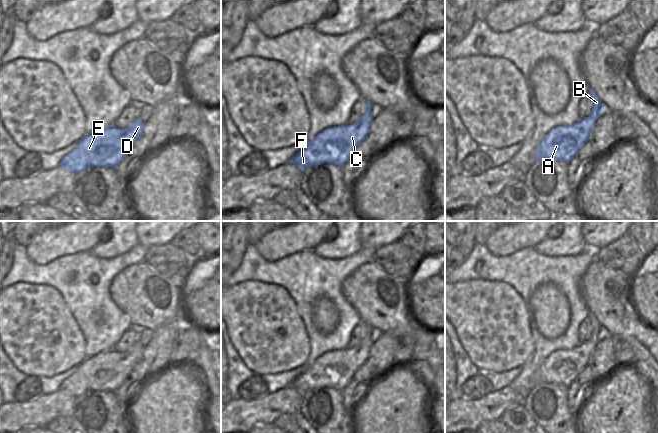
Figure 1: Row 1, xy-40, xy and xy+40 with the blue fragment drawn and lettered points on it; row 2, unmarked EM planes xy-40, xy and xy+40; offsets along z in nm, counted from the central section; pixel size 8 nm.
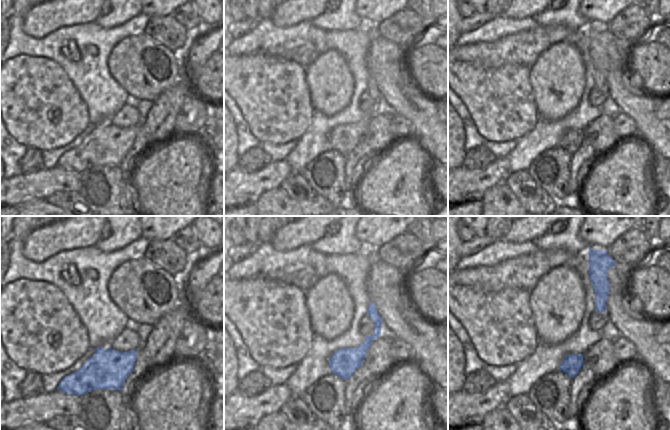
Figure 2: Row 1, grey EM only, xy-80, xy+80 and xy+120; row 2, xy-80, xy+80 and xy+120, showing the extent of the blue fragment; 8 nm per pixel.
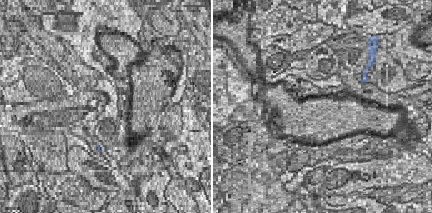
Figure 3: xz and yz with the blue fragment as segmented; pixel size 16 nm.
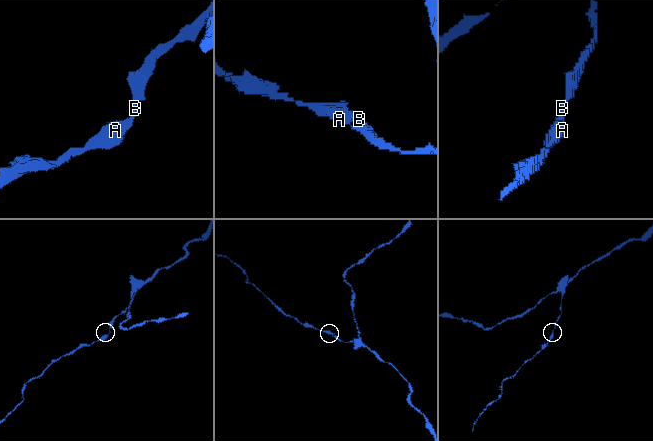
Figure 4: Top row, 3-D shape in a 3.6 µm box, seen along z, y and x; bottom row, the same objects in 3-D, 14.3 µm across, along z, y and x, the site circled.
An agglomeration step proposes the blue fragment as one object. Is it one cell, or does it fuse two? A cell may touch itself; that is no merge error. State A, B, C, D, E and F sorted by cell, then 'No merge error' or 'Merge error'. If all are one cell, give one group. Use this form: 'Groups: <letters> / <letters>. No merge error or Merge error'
Groups: A B C D E F. No merge error

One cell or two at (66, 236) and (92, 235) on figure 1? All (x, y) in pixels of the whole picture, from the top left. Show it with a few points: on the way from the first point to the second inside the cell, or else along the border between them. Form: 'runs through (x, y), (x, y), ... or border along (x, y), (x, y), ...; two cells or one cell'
runs through (72, 236), (86, 235); one cell

